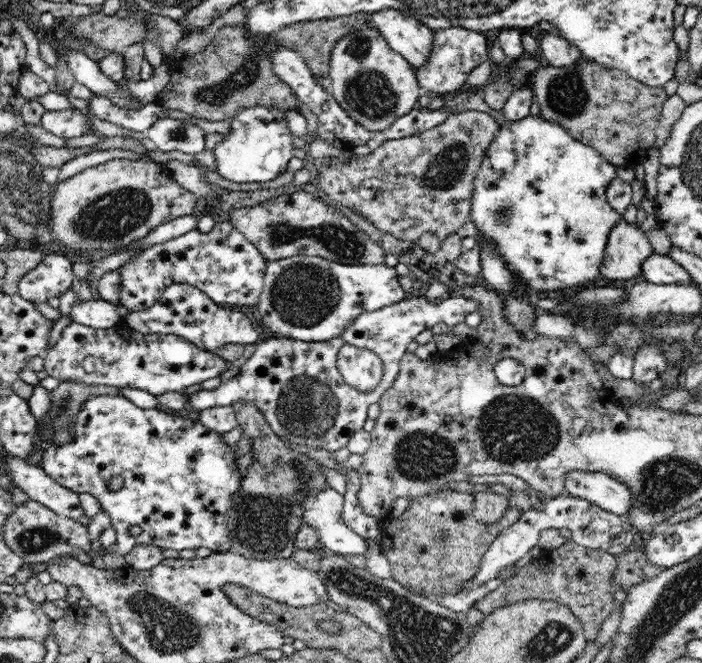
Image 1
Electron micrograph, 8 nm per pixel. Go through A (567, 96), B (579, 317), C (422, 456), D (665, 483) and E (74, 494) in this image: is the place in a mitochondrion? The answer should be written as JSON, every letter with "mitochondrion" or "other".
{"A":"mitochondrion","B":"other","C":"mitochondrion","D":"mitochondrion","E":"other"}

